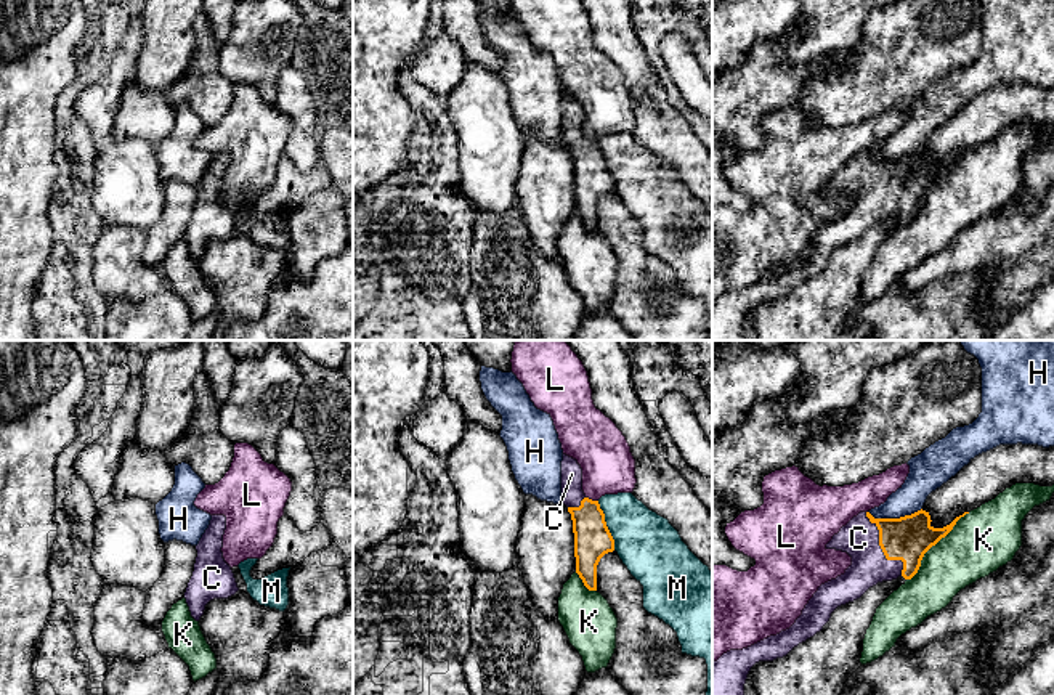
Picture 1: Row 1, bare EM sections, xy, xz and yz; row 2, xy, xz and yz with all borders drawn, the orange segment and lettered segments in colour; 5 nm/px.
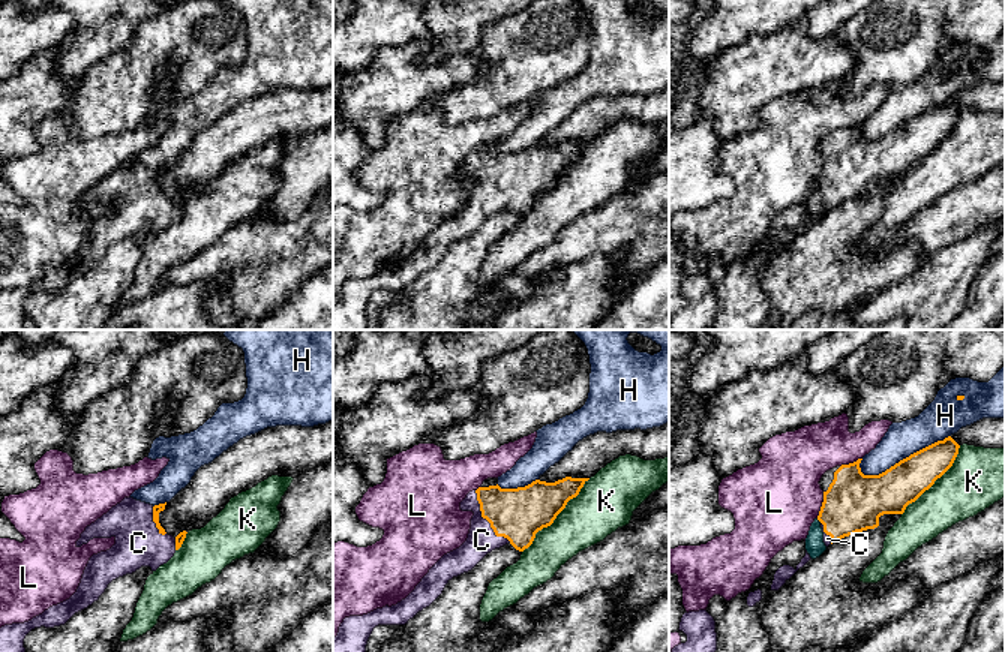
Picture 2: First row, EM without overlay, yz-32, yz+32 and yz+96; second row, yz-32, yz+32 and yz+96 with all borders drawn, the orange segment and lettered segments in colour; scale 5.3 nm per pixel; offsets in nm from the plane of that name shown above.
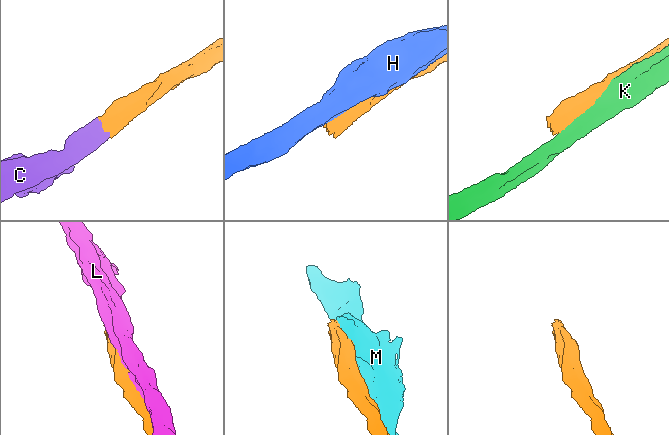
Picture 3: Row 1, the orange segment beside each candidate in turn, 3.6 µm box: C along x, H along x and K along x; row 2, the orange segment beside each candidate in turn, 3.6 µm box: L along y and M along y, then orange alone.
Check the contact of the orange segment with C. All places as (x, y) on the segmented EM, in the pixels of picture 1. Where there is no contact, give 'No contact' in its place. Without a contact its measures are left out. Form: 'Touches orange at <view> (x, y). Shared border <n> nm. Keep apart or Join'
Touches orange at yz (881, 548). Shared border 380 nm. Join

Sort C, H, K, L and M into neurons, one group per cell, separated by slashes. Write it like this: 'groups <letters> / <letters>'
groups C / H / K / L / M

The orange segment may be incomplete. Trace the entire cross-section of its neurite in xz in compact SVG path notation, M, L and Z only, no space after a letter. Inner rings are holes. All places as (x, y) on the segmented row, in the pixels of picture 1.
M566 454L561 461L561 501L573 520L576 573L589 591L597 591L597 565L614 551L614 539L598 501L582 491L581 465Z

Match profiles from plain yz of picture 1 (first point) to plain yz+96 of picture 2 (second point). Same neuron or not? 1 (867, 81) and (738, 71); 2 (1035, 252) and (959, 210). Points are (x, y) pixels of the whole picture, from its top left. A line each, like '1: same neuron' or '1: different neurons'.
1: different neurons
2: same neuron

